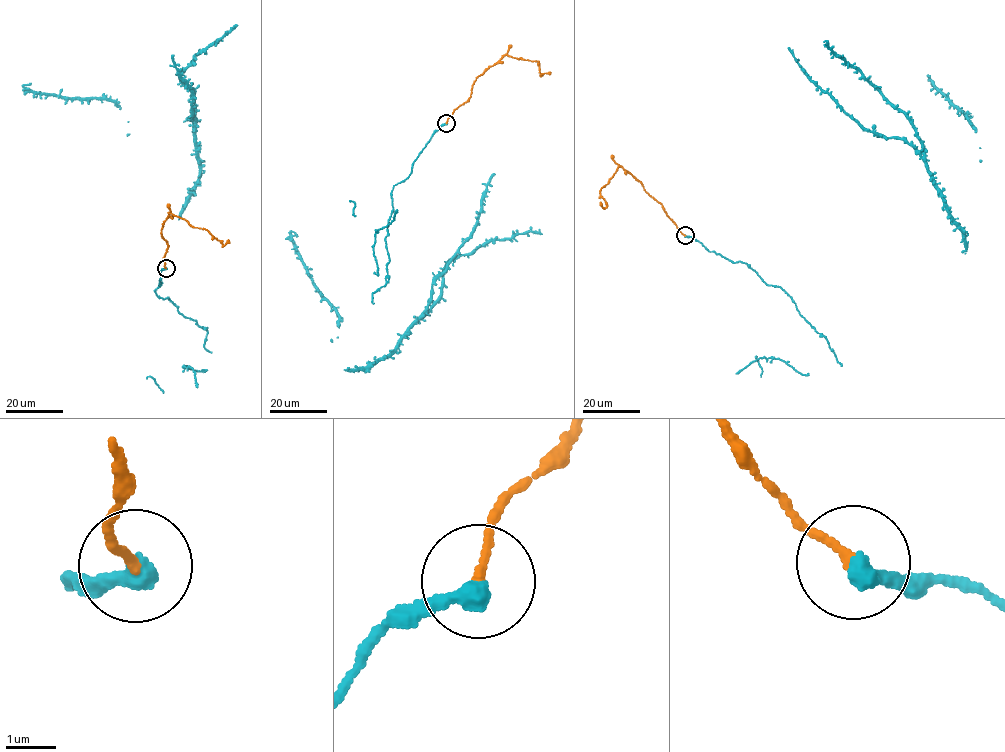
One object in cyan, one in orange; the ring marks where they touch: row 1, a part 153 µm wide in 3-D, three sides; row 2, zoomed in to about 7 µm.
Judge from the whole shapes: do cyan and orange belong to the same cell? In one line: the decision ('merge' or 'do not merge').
merge

